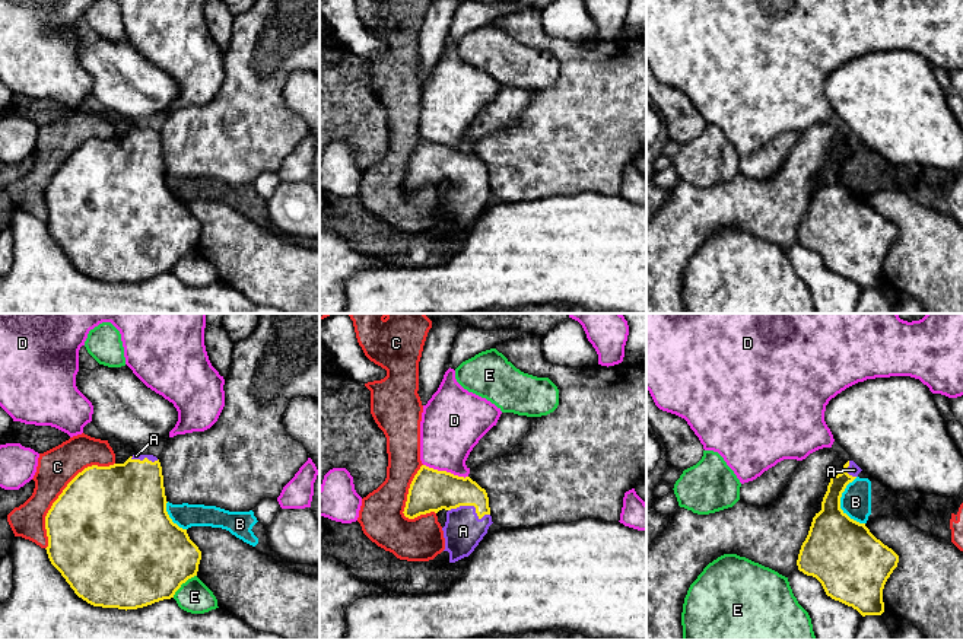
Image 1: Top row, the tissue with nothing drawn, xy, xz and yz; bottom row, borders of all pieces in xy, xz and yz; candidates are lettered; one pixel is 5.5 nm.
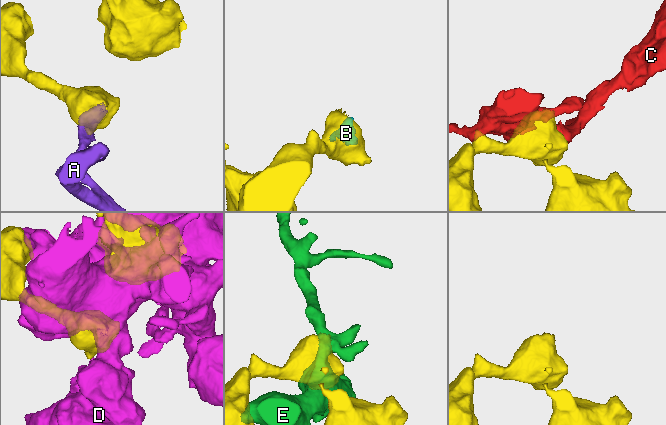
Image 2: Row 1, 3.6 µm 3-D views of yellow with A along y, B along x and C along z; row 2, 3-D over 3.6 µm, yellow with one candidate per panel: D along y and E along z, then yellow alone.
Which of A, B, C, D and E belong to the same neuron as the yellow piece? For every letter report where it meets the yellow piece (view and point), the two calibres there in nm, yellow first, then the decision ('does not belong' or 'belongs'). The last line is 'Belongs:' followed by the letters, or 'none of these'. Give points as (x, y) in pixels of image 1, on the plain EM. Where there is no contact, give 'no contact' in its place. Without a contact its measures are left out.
A: meets yellow in xz at (472, 178); 240 nm thick on the yellow side, 220 nm on the other; belongs
B: meets yellow in yz at (839, 177); 360 nm thick on the yellow side, 170 nm on the other; does not belong
C: meets yellow in xy at (62, 166); 500 nm thick on the yellow side, 220 nm on the other; does not belong
D: meets yellow in xz at (445, 145); 240 nm thick on the yellow side, 320 nm on the other; does not belong
E: meets yellow in xy at (183, 255); 500 nm thick on the yellow side, 180 nm on the other; does not belong
Belongs: A

